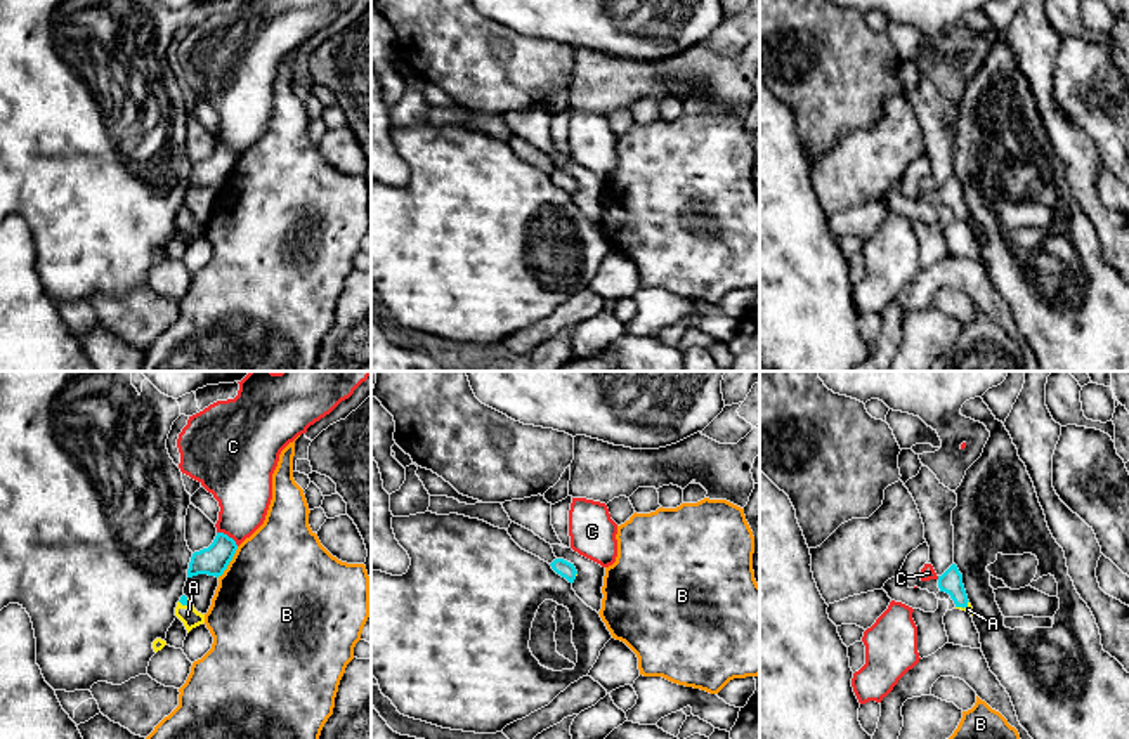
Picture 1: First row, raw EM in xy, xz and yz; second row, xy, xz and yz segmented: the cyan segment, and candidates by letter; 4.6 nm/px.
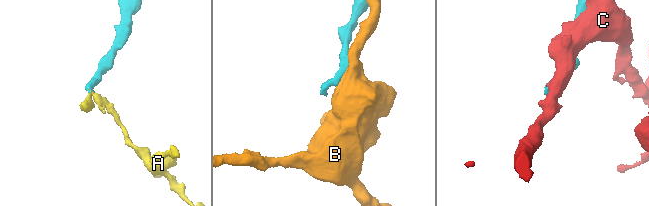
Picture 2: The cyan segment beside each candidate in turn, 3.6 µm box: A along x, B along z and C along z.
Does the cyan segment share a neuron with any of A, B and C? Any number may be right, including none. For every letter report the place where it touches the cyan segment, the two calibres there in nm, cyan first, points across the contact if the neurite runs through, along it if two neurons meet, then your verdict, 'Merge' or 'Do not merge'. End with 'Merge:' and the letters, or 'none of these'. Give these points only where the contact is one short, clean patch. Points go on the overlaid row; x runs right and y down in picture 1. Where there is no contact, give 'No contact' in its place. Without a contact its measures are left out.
A: Touches cyan at yz (963, 608). Thickness 110 nm (cyan) against 30 nm. Path across: yz (951, 582), (963, 608), (968, 609). Merge
B: Touches cyan at xy (229, 561). Thickness 140 nm (cyan) against 500 nm. Do not merge
C: Touches cyan at xy (228, 536). Thickness 140 nm (cyan) against 280 nm. Do not merge
Merge: A

